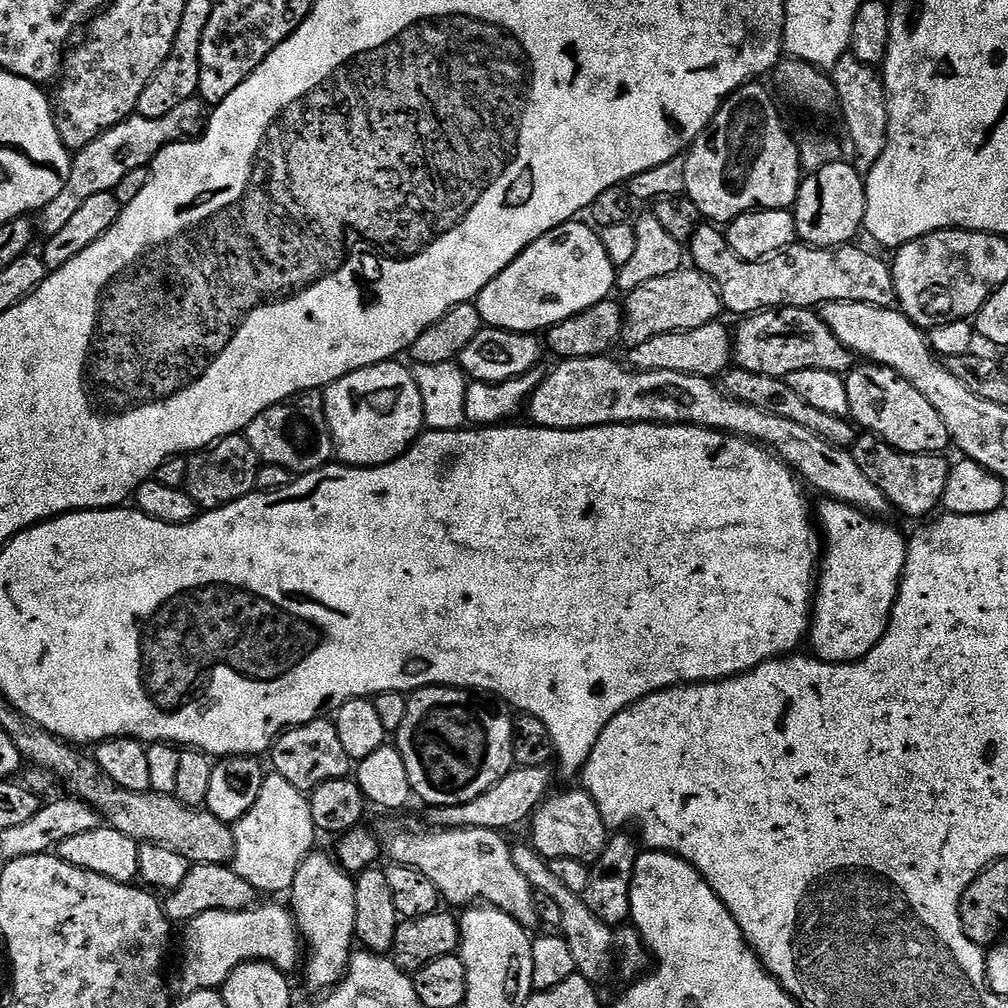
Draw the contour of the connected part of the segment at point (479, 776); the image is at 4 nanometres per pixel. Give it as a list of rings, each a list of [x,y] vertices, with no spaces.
[[[433,686],[430,688],[419,689],[407,697],[408,705],[406,706],[406,716],[402,721],[402,726],[394,734],[394,747],[402,754],[402,762],[406,762],[406,774],[410,774],[410,786],[413,793],[417,797],[428,803],[432,808],[445,808],[446,806],[458,806],[466,802],[474,802],[474,798],[478,798],[478,794],[486,794],[486,790],[490,790],[490,786],[494,786],[498,782],[502,782],[502,778],[506,778],[506,774],[512,771],[514,764],[511,759],[507,760],[484,760],[488,756],[488,748],[490,742],[488,740],[488,719],[491,716],[499,717],[501,715],[499,703],[496,704],[476,704],[478,699],[477,693],[472,690],[465,690],[463,688],[445,688],[443,686]]]

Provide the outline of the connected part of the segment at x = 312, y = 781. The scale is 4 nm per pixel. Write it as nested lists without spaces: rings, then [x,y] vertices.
[[[327,718],[311,720],[298,728],[290,728],[280,733],[270,749],[270,757],[275,775],[286,778],[302,794],[311,794],[322,782],[339,780],[353,771],[354,761],[346,754],[342,741],[338,738],[333,721]]]

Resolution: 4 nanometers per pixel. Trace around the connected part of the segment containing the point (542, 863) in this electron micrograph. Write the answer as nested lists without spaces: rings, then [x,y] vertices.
[[[527,843],[524,844],[516,844],[512,849],[514,865],[518,866],[519,873],[526,878],[533,890],[542,894],[550,894],[550,898],[554,898],[554,902],[558,902],[558,906],[562,910],[559,931],[568,944],[569,961],[574,968],[576,966],[575,971],[580,976],[593,984],[599,984],[604,976],[614,968],[614,935],[611,925],[600,928],[600,919],[588,909],[583,895],[574,890],[566,890],[566,886],[562,886],[562,882],[558,882],[558,878],[554,878],[554,874],[550,874],[548,861],[543,856],[539,856],[535,848]]]

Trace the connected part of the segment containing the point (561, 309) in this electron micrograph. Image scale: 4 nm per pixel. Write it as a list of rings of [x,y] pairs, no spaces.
[[[569,222],[561,228],[550,230],[545,236],[534,241],[513,264],[506,266],[502,274],[498,274],[487,284],[474,301],[478,314],[487,327],[501,328],[507,332],[540,334],[562,323],[566,318],[574,318],[574,314],[590,310],[590,306],[613,295],[617,265],[612,265],[611,258],[607,256],[608,248],[600,241],[601,233],[587,223],[580,223]]]

